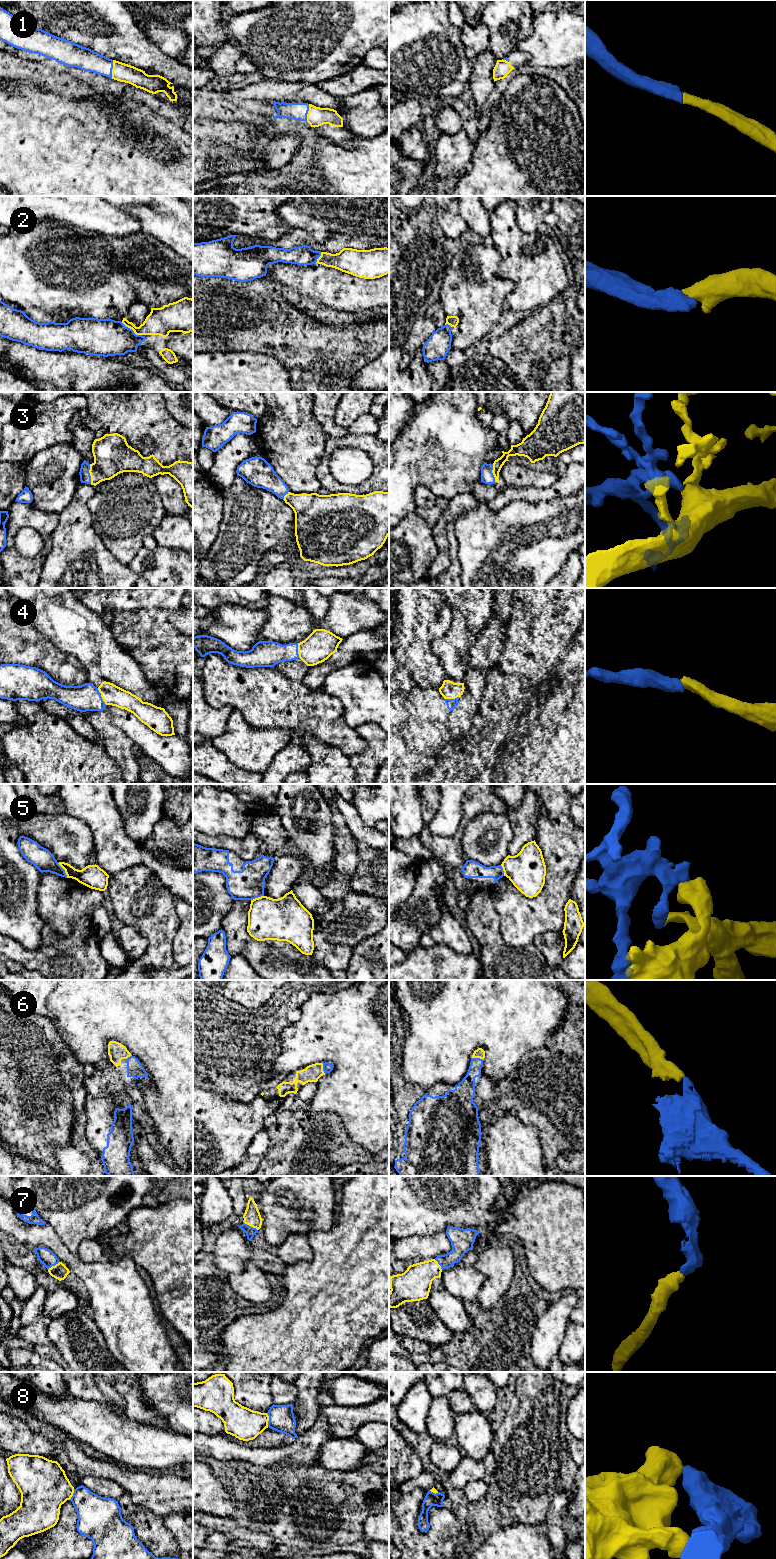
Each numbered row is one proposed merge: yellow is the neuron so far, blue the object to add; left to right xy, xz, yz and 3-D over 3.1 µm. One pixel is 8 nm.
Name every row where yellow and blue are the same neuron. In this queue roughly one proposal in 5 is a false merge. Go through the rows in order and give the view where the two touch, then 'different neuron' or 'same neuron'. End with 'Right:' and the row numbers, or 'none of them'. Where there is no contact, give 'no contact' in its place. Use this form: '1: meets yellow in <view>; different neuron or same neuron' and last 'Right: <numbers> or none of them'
1: meets yellow in xy; same neuron
2: meets yellow in xy; same neuron
3: meets yellow in xy; same neuron
4: meets yellow in xy; same neuron
5: meets yellow in xy; different neuron
6: meets yellow in yz; same neuron
7: meets yellow in xz; same neuron
8: meets yellow in xz; different neuron
Right: 1, 2, 3, 4, 6, 7

